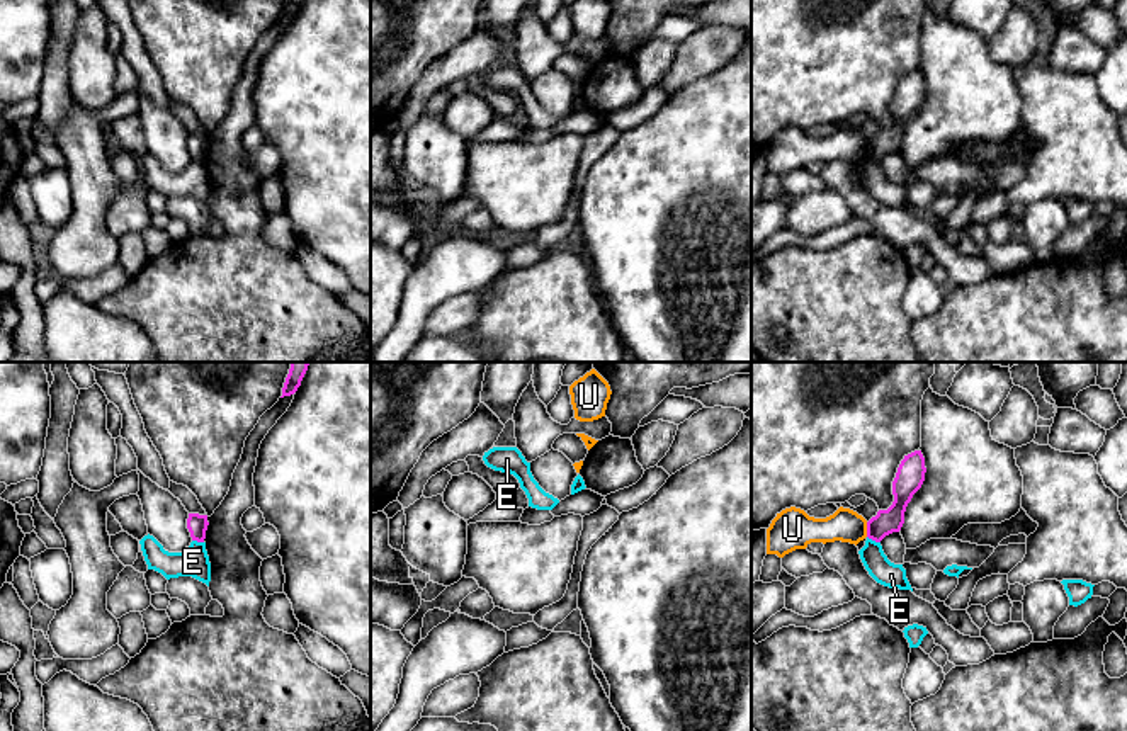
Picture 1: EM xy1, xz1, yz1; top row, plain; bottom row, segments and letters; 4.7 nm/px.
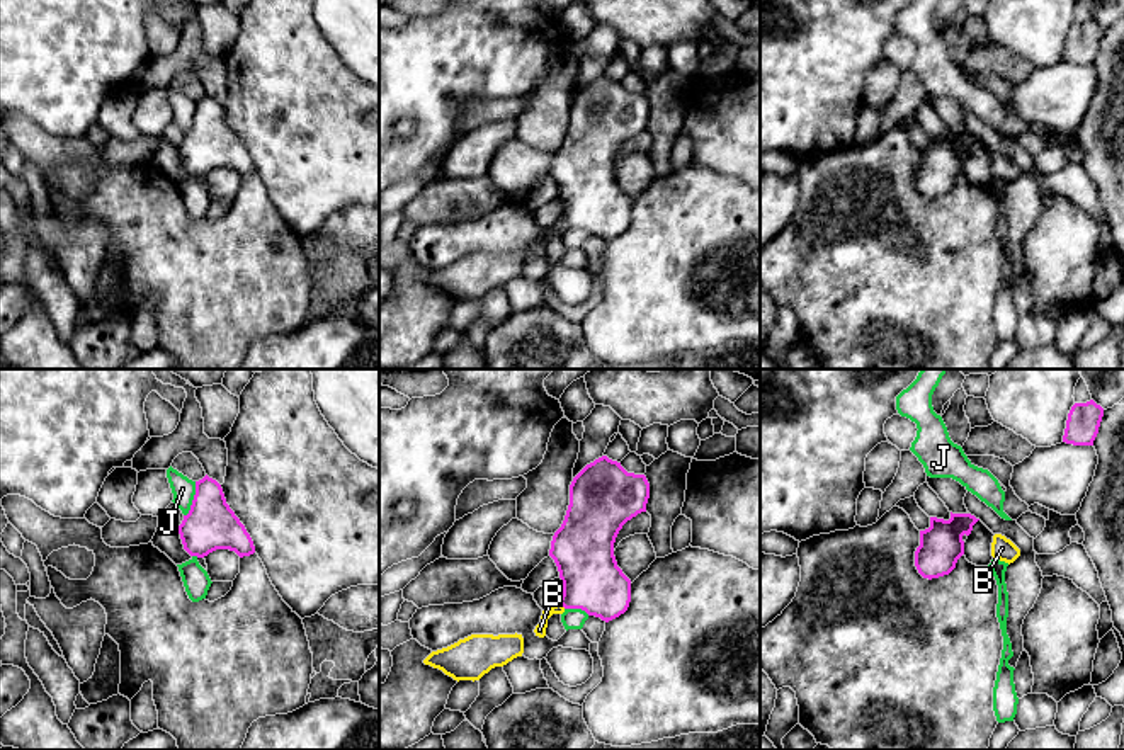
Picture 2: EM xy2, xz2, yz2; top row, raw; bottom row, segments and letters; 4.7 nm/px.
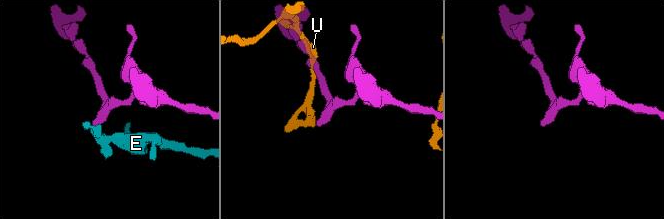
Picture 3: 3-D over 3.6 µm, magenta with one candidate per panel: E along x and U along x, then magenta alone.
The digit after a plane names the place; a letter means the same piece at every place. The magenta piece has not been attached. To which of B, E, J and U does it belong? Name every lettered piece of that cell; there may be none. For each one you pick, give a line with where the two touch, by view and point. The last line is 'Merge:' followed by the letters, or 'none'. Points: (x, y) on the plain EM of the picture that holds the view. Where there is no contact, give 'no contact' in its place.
B: contact xz2 (562, 223)
Merge: B

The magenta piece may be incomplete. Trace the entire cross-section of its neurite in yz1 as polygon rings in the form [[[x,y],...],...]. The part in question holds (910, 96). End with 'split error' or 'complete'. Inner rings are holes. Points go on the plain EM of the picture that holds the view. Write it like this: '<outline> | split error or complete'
[[[921,70],[904,75],[892,100],[894,121],[887,129],[879,129],[877,134],[867,141],[869,158],[881,162],[886,155],[901,150],[906,126],[921,107],[925,92],[926,87]]] | complete

